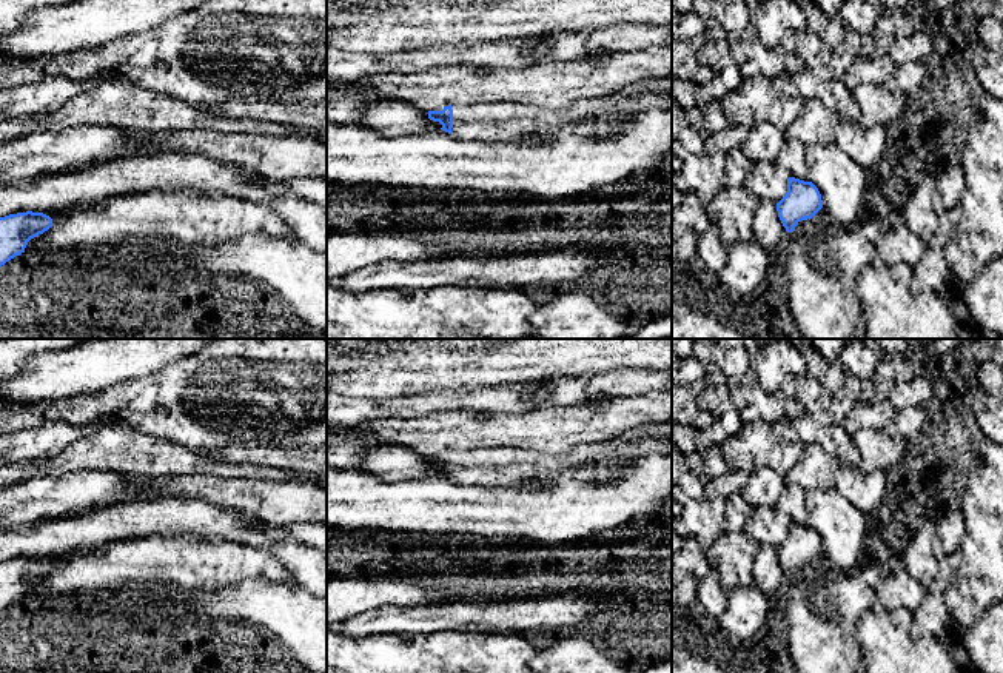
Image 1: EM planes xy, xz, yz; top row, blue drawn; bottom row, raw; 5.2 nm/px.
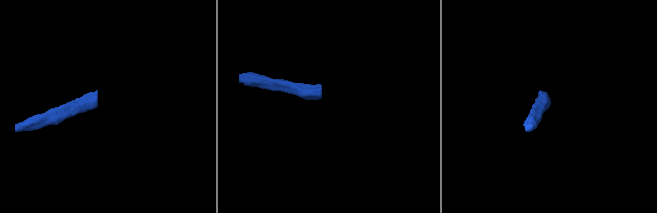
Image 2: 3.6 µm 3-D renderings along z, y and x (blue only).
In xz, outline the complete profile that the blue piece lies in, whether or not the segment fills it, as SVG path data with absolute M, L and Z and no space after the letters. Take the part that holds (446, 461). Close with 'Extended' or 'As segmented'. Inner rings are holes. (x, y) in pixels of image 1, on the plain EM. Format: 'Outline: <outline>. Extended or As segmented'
Outline: M641 439L635 445L582 444L565 454L515 447L448 450L428 456L442 476L459 485L527 487L553 482L569 468L593 467L596 480L610 480L639 457L670 454L672 439Z. Extended

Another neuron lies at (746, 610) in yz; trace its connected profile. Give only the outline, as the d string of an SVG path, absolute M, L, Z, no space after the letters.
M755 584L738 587L727 593L727 604L718 622L727 636L747 642L764 625L767 608L767 596Z

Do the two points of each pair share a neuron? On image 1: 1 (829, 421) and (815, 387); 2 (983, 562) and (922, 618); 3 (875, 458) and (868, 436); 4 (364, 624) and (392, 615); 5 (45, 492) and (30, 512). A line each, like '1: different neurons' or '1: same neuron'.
1: same neuron
2: different neurons
3: same neuron
4: same neuron
5: same neuron

